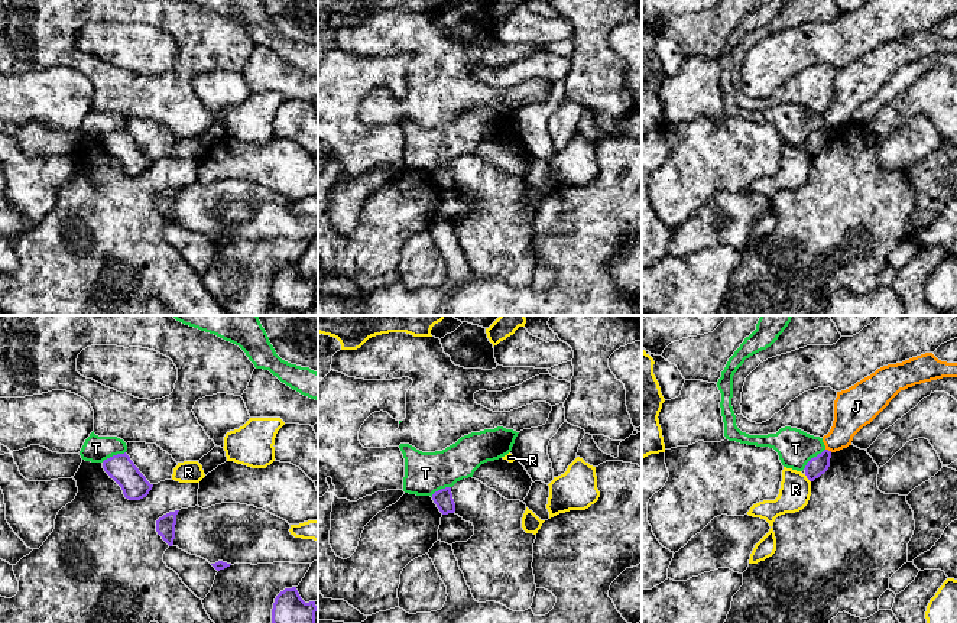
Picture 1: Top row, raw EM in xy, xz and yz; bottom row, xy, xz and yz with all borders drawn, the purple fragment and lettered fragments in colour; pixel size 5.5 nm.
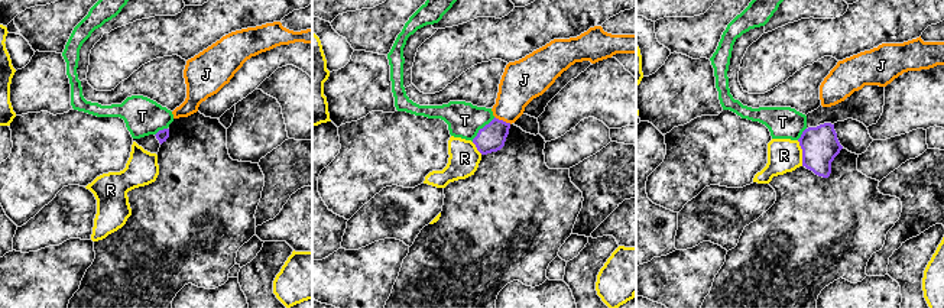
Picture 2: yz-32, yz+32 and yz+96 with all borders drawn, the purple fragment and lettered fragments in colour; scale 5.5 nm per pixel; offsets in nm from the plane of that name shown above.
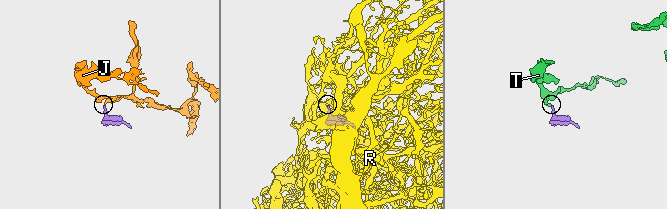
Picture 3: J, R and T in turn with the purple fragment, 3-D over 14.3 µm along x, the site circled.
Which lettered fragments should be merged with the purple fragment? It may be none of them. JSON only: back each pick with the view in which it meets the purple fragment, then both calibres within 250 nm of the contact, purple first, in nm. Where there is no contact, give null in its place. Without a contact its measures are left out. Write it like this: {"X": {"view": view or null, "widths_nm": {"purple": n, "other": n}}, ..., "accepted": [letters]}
{"accepted": []}

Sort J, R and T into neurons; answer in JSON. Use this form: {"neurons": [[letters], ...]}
{"neurons": [["J"], ["R"], ["T"]]}

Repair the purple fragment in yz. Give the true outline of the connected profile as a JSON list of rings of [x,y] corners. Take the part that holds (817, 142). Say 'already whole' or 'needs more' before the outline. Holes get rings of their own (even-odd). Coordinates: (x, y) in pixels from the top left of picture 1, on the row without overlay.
already whole; [[[824,126],[817,133],[811,134],[805,142],[805,152],[810,158],[814,158],[824,150],[830,143],[831,127]]]

